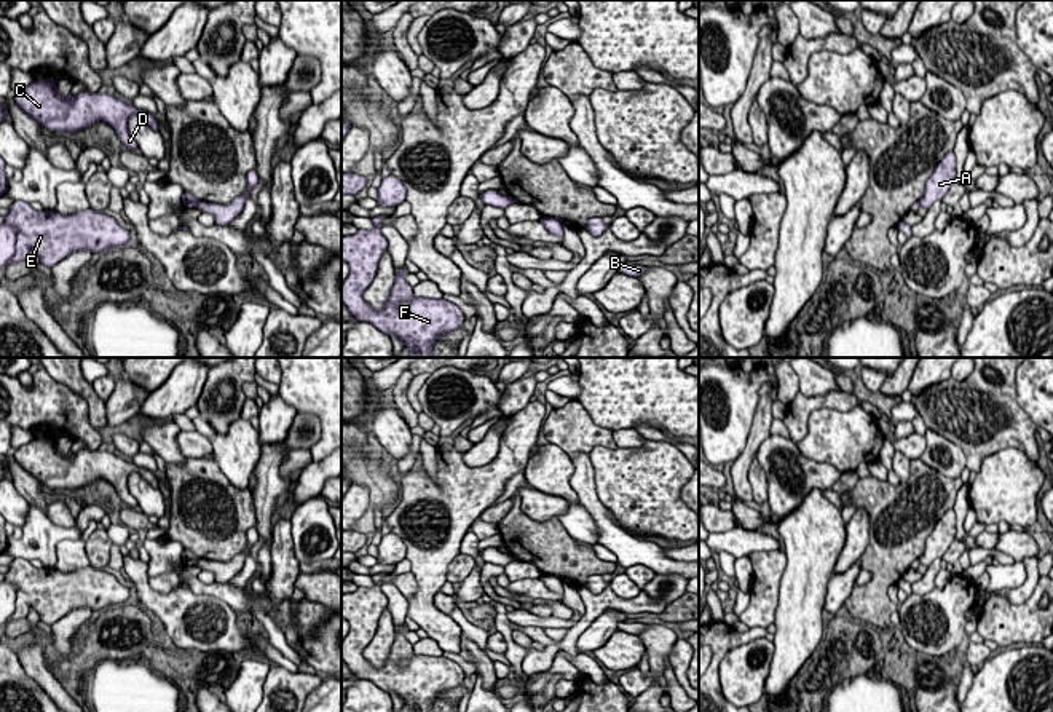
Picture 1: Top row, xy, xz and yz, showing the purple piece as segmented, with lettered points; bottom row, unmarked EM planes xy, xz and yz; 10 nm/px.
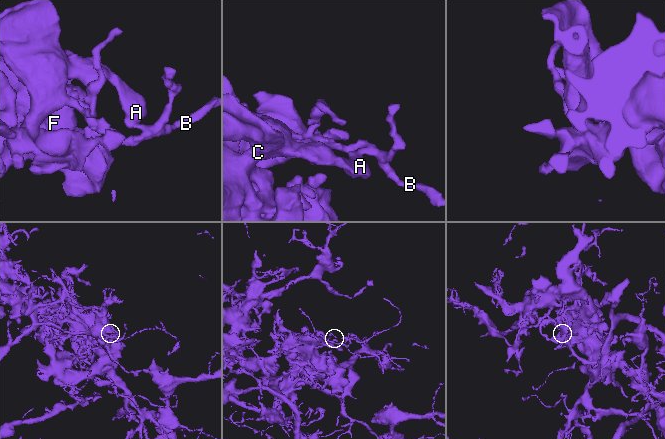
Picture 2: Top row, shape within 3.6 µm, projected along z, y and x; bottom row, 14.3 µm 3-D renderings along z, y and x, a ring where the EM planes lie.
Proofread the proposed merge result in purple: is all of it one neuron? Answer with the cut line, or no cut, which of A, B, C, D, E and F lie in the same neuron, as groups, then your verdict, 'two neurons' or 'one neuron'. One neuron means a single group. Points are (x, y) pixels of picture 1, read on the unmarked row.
cut in xy along (5, 580), (16, 586), (15, 610), (8, 618); A C D E F / B; two neurons

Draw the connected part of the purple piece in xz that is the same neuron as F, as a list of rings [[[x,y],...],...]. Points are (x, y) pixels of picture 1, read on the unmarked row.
[[[386,573],[372,575],[373,587],[357,587],[354,592],[341,594],[341,619],[349,623],[349,632],[341,640],[341,659],[356,677],[373,682],[386,693],[396,693],[404,704],[412,707],[410,712],[434,712],[432,704],[440,693],[456,688],[464,682],[464,672],[458,663],[445,656],[424,656],[413,653],[413,643],[405,639],[408,631],[405,623],[397,631],[391,645],[388,661],[381,667],[373,667],[365,658],[364,650],[377,634],[380,616],[388,608],[388,597],[381,591],[381,578]]]

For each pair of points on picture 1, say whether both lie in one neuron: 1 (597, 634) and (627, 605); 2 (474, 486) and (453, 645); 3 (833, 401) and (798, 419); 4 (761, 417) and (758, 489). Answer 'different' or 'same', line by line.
1: different
2: same
3: same
4: different

